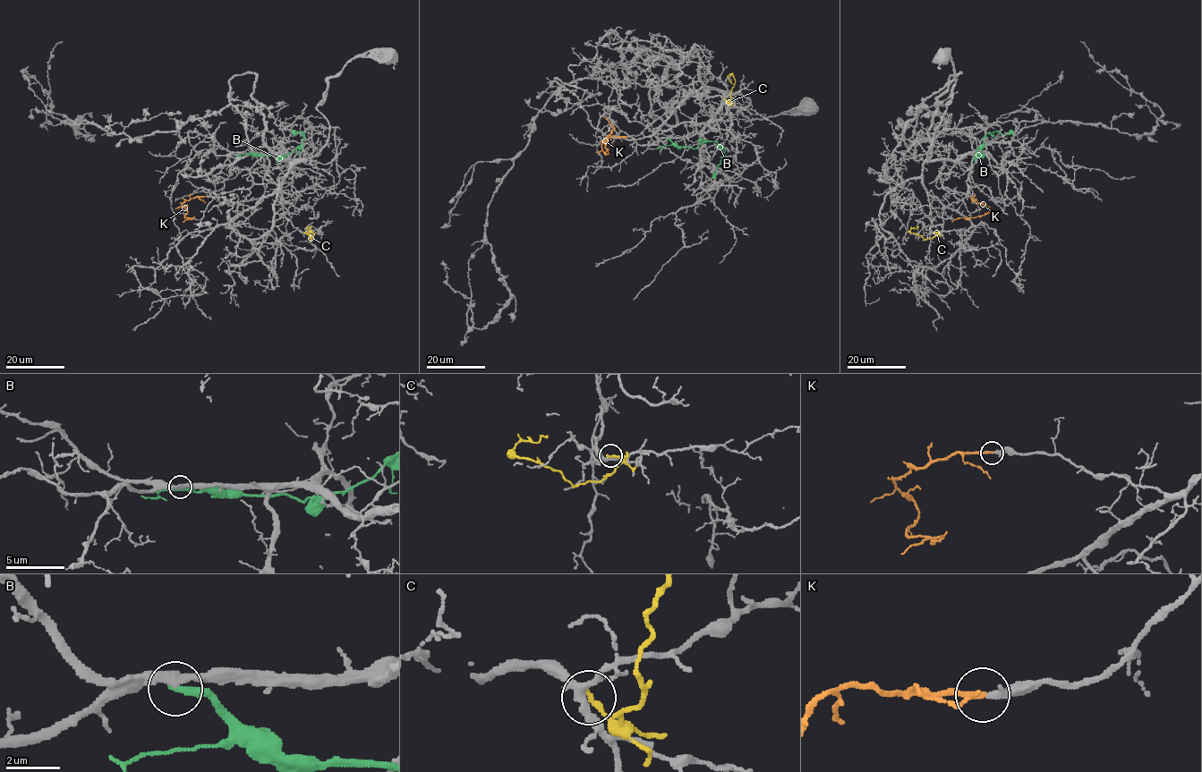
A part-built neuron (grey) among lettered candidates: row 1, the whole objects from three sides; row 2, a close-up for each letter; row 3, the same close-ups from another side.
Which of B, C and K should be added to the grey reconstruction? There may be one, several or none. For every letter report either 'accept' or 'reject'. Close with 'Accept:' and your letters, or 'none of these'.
B: reject
C: reject
K: accept
Accept: K

